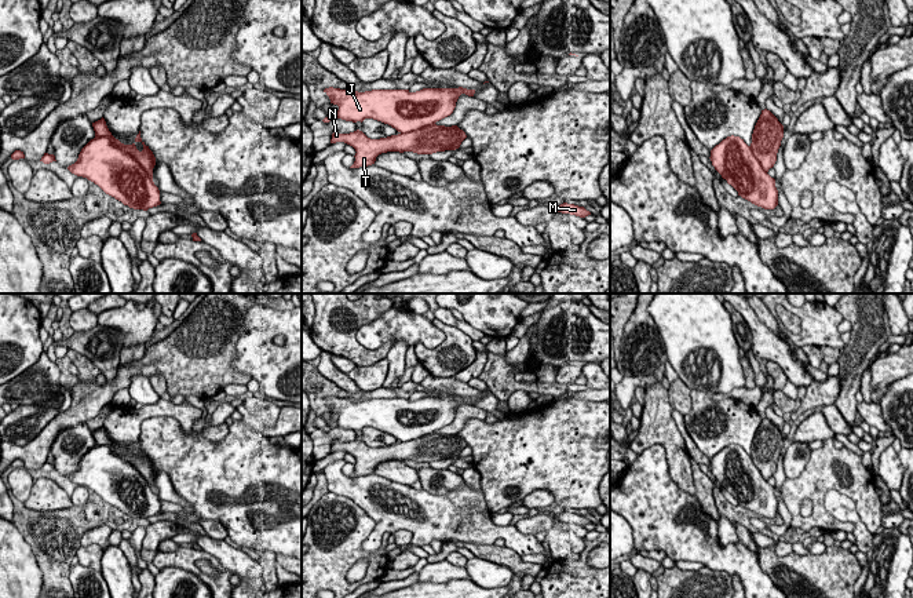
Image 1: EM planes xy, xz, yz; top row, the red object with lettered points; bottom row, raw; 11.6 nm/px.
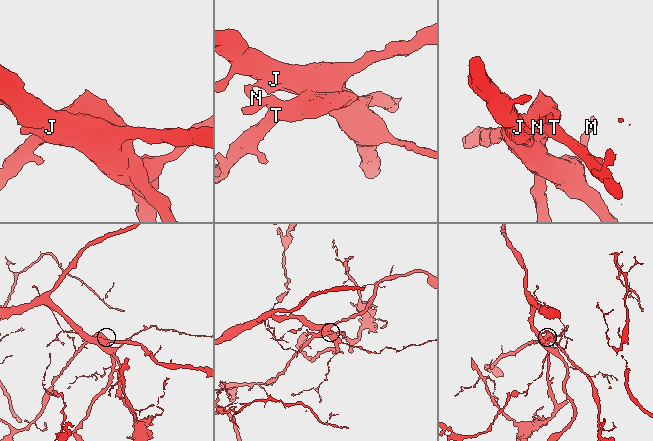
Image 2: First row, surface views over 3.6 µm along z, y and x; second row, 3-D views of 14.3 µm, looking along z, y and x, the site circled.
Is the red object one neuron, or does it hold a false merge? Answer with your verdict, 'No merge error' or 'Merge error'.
Merge error

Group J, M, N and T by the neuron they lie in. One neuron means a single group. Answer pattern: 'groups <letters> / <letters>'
groups J M / N T

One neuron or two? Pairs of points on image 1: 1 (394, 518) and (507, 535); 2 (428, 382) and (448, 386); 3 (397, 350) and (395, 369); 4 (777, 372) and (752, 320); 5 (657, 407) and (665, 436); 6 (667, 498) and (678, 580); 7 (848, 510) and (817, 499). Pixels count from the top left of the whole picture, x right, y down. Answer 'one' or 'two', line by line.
1: one
2: one
3: one
4: two
5: one
6: two
7: two

